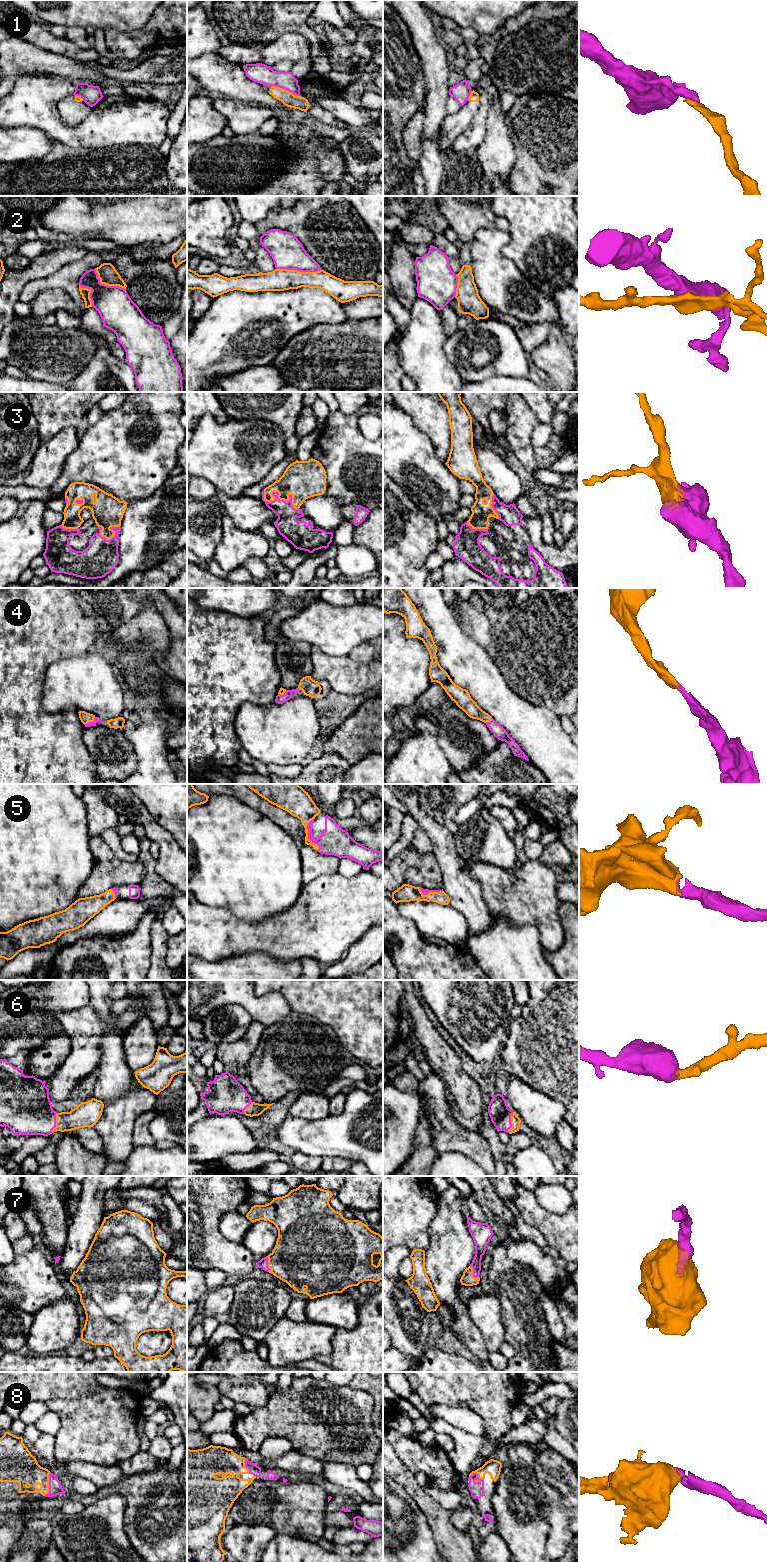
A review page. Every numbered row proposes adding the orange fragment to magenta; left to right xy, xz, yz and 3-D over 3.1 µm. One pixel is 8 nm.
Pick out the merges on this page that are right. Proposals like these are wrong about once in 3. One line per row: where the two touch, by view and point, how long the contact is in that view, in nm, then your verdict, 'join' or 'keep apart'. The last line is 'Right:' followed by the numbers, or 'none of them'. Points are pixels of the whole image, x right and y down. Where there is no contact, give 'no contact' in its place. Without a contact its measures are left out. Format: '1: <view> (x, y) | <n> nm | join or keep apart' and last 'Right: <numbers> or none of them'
1: xz (285, 89) | 240 nm | keep apart
2: xz (299, 270) | 360 nm | keep apart
3: xz (277, 496) | 320 nm | join
4: xy (90, 722) | 110 nm | join
5: xz (308, 835) | 260 nm | join
6: yz (510, 1122) | 170 nm | join
7: yz (473, 1272) | 120 nm | join
8: yz (477, 1474) | 130 nm | join
Right: 3, 4, 5, 6, 7, 8

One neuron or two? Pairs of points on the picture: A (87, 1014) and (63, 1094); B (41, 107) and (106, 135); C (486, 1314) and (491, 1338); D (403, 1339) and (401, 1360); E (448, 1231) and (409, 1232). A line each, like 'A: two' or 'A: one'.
A: one
B: one
C: one
D: two
E: two

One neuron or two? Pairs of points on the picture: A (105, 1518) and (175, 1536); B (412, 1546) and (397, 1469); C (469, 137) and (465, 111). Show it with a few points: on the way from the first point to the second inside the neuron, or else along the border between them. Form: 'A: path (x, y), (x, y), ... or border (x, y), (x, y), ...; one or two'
A: border (125, 1500), (124, 1532), (132, 1545); two
B: border (393, 1479), (416, 1502); two
C: border (480, 107), (472, 121), (457, 136), (453, 146); two

